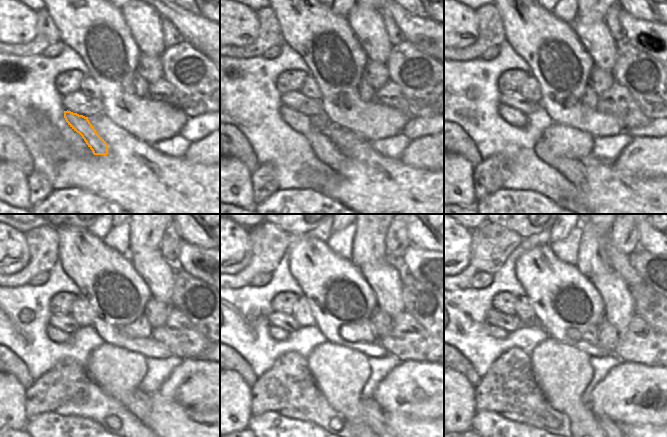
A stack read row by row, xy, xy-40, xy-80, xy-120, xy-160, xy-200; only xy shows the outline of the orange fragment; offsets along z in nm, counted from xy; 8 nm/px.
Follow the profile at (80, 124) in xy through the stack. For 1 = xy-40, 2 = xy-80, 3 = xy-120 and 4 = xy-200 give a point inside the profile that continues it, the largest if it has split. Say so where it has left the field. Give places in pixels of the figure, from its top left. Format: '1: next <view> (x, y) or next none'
1: next xy-40 (323, 148)
2: next xy-80 (573, 169)
3: next xy-120 (139, 403)
4: next xy-200 (601, 417)

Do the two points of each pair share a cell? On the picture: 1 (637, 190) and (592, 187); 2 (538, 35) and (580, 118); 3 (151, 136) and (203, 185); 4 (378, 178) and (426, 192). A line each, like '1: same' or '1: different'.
1: same
2: same
3: different
4: same

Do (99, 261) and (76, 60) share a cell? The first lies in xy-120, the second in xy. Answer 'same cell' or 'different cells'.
different cells

